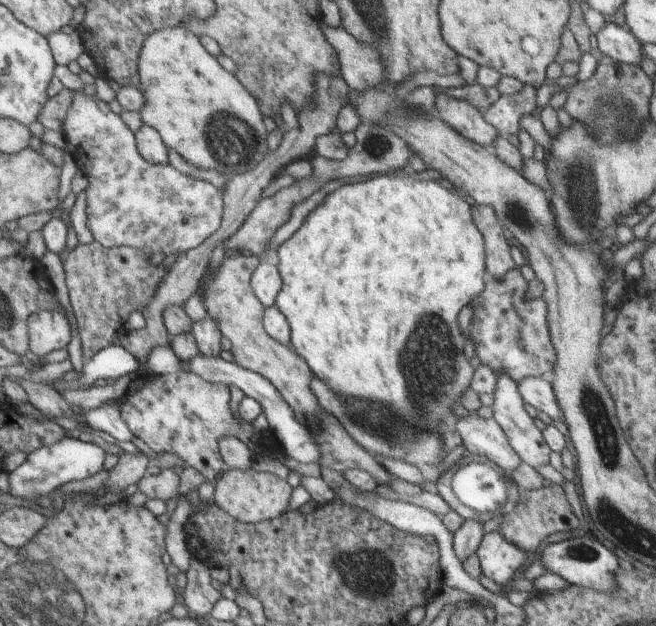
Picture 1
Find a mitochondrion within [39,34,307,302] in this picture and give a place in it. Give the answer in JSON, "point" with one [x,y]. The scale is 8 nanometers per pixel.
{"point":[233,143]}

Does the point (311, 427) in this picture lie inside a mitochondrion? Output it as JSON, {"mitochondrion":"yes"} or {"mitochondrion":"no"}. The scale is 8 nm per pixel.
{"mitochondrion":"no"}

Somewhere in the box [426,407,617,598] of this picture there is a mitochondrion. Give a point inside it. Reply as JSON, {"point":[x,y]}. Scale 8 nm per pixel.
{"point":[585,551]}

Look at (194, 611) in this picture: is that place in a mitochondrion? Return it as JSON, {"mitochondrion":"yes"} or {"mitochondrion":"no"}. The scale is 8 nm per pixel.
{"mitochondrion":"no"}

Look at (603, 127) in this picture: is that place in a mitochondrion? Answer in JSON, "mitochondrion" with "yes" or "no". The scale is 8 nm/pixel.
{"mitochondrion":"yes"}

